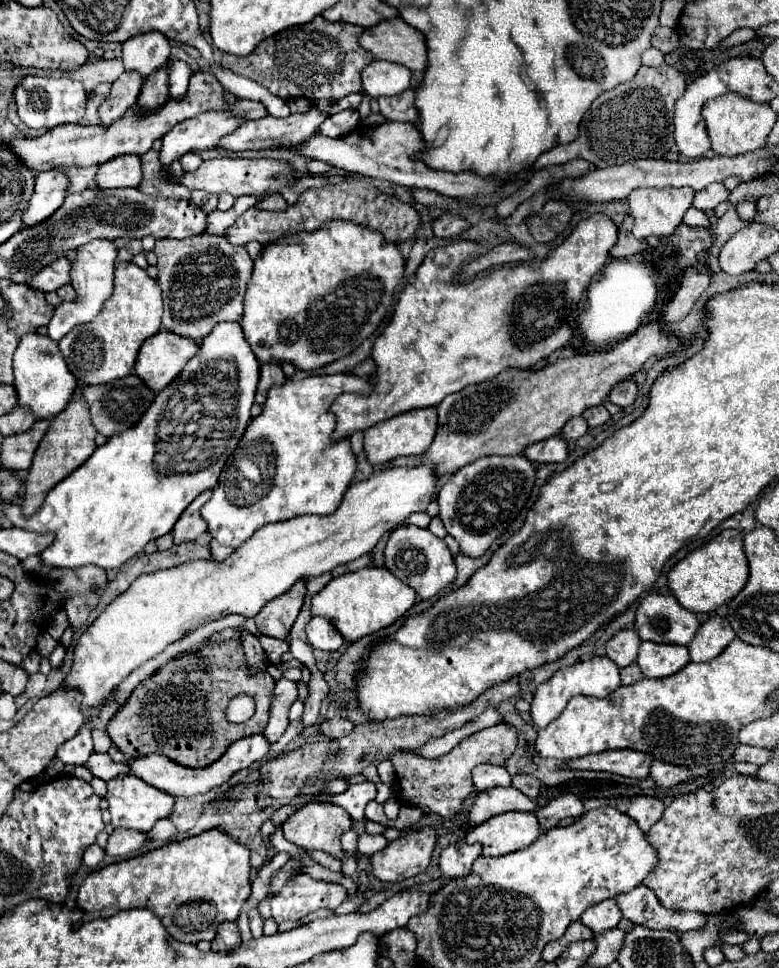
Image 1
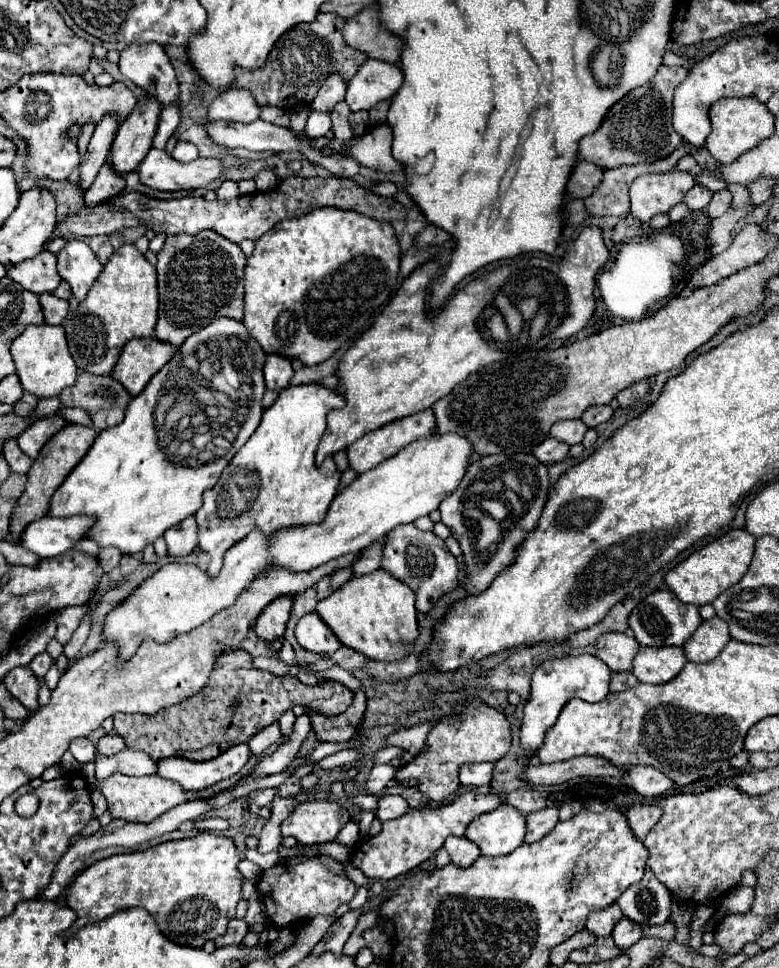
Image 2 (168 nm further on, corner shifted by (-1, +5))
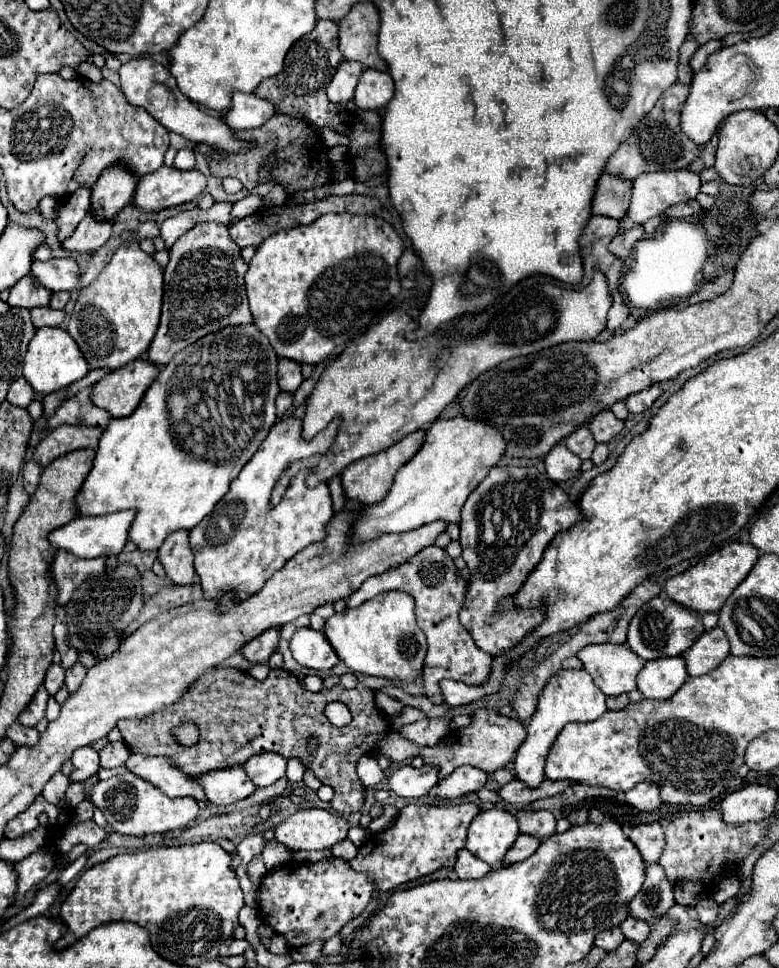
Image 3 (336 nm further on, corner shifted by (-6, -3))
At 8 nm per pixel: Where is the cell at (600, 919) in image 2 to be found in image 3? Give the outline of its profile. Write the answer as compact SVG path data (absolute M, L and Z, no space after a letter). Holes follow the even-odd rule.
M619 927L601 931L599 935L595 935L595 947L605 949L605 951L615 951L623 941L625 941L625 939L623 939L623 933L621 933Z

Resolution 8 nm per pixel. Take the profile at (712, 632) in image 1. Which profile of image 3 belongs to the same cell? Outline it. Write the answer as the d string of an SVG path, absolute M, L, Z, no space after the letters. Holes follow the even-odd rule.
M721 627L705 631L685 653L689 675L703 675L713 671L729 655L729 641Z

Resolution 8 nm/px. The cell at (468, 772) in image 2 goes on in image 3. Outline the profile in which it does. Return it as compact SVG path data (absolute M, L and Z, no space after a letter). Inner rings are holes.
M463 765L463 767L457 767L439 785L430 789L428 795L443 797L443 799L459 799L467 793L481 789L485 785L485 781L487 781L487 773L483 773L481 769L475 769L471 765Z

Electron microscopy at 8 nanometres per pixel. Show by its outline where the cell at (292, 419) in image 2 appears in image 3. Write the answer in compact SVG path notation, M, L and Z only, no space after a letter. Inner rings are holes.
M285 417L275 423L267 439L259 445L259 451L243 467L241 475L231 481L229 493L217 503L211 515L189 533L189 545L195 555L195 573L205 599L221 601L227 591L237 593L235 601L249 599L295 553L325 539L325 525L333 517L331 495L325 483L313 489L301 487L299 491L293 491L293 497L285 493L277 507L269 507L269 495L291 461L325 453L331 447L337 425L339 421L335 419L327 431L305 441L301 437L301 419Z

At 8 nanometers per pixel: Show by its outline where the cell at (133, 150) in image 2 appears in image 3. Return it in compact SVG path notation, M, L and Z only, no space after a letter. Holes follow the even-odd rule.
M109 167L93 185L91 193L91 211L99 219L115 219L119 211L131 203L137 177L123 167Z

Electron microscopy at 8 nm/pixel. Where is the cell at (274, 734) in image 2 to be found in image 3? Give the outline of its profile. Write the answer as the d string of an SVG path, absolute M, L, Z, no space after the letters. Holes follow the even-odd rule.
M259 753L253 755L245 765L245 773L255 785L273 785L277 779L285 775L287 761L275 753Z

